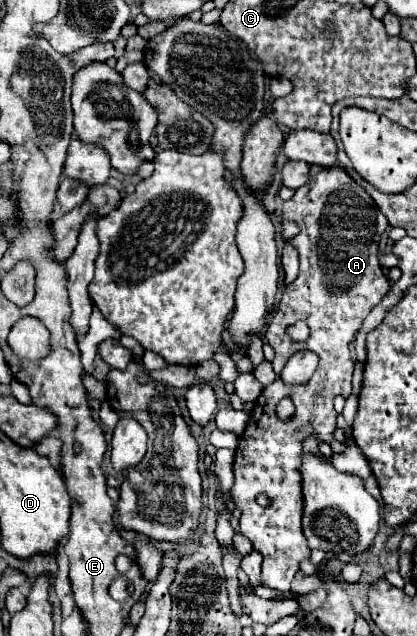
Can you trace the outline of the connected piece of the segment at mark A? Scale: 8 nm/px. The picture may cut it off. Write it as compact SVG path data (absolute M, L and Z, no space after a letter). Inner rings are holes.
M335 164L331 170L309 166L307 184L297 188L295 196L283 204L283 220L299 226L299 234L289 242L299 252L301 272L285 286L279 308L273 312L265 328L267 342L275 350L273 370L277 372L277 380L255 400L249 424L239 438L233 464L235 484L231 488L231 502L241 510L241 534L247 536L253 542L253 548L263 554L261 584L287 592L299 572L299 564L311 558L311 550L301 530L301 444L313 434L325 442L333 440L337 416L333 398L351 394L355 362L349 344L355 340L363 318L367 318L367 314L387 296L391 280L383 274L377 254L377 244L381 234L389 228L389 222L375 206L373 198L341 166ZM297 320L307 322L311 330L305 342L293 342L285 334L287 324L295 324ZM299 350L315 352L319 356L319 366L307 384L289 390L279 374L289 356ZM287 394L293 394L295 414L289 420L281 420L275 406ZM259 494L267 496L269 506L257 504Z

